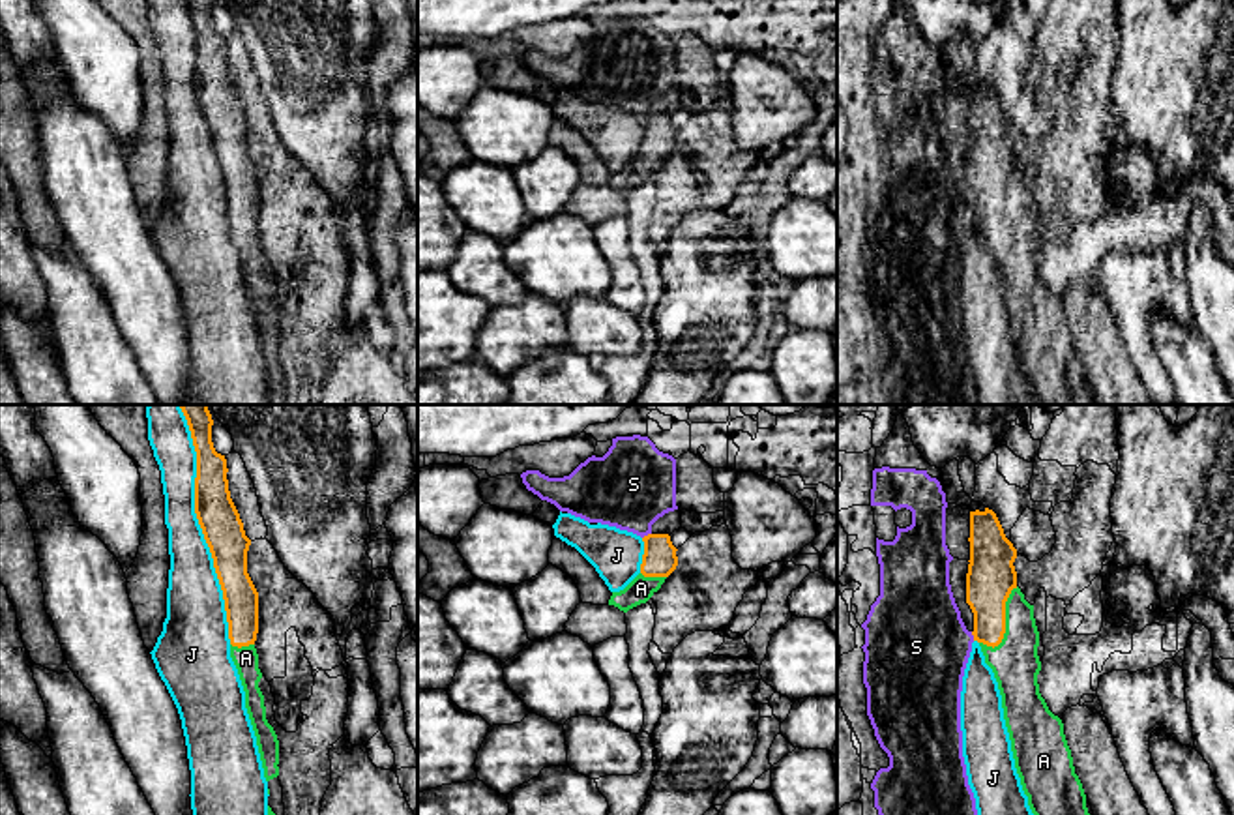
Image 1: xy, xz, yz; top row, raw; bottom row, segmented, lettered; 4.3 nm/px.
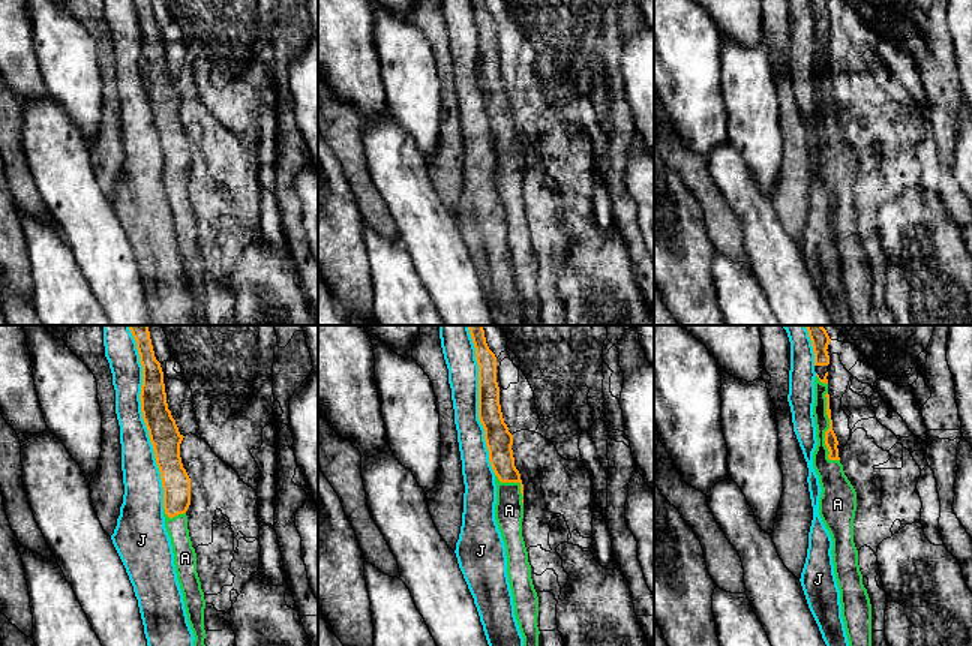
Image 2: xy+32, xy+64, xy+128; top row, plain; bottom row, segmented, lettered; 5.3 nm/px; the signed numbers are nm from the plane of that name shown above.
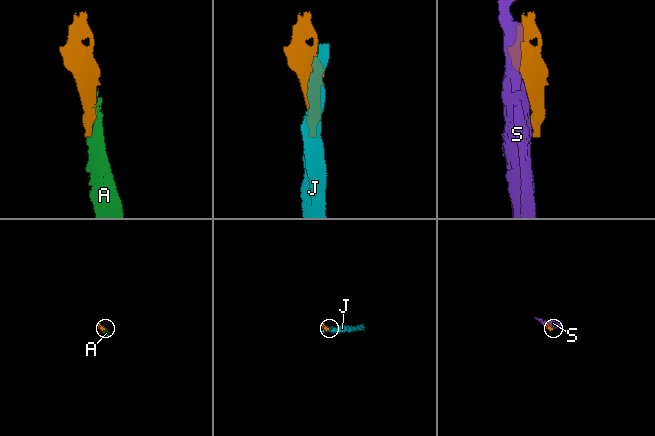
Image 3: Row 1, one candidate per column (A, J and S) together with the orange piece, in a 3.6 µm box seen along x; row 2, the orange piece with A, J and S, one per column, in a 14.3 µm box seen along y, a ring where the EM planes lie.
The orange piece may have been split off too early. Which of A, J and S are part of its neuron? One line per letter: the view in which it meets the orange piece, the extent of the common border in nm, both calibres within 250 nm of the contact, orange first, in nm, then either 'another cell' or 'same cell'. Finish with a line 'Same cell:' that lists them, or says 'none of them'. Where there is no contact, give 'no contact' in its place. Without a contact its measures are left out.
A: contact in yz; length 300 nm; calibres 220 and 200 nm; same cell
J: contact in xy; length 1050 nm; calibres 180 and 200 nm; another cell
S: contact in xz; length 50 nm; calibres 150 and 360 nm; another cell
Same cell: A

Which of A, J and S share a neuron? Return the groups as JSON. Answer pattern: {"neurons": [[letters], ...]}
{"neurons": [["A"], ["J"], ["S"]]}

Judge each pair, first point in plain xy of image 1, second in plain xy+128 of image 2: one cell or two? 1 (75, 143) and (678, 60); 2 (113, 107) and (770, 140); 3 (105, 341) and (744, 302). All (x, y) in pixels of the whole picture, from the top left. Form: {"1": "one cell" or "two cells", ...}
{"1": "two cells", "2": "one cell", "3": "one cell"}

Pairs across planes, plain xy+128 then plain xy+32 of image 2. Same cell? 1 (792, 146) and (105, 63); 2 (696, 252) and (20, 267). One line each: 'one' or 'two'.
1: one
2: one

